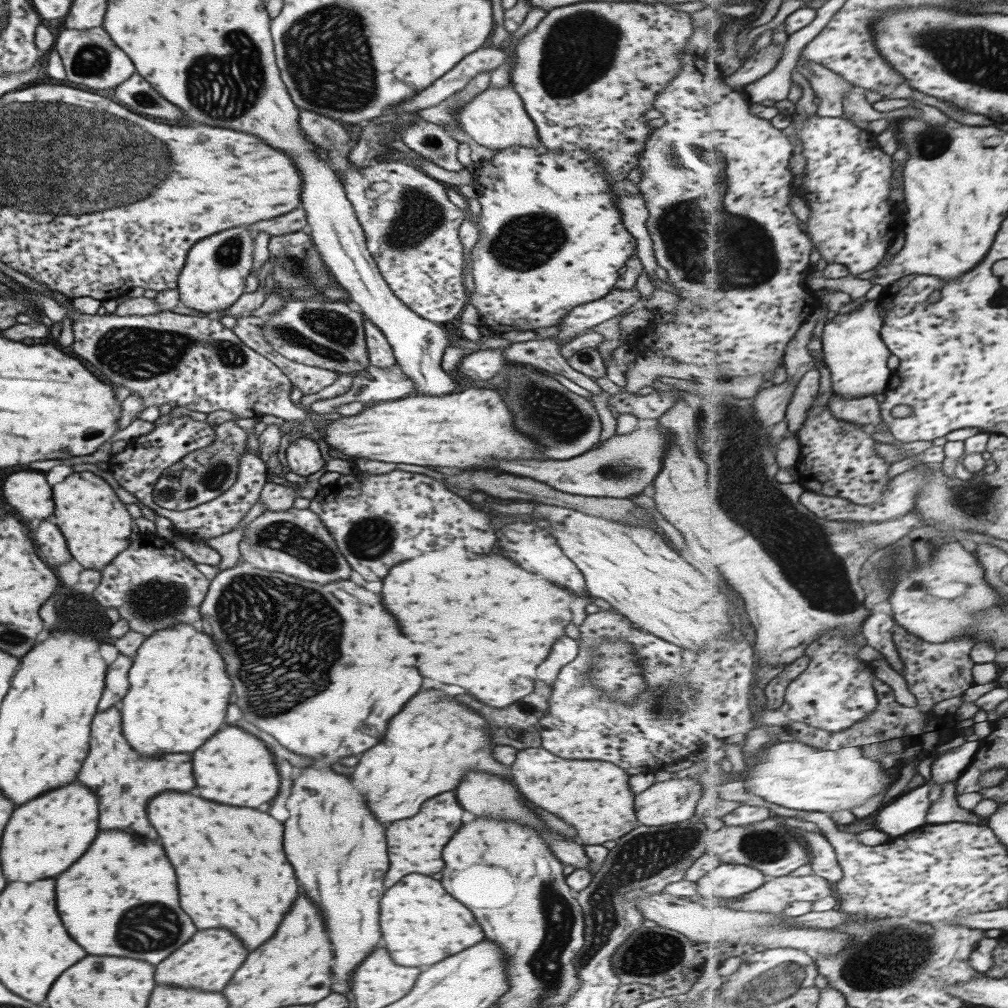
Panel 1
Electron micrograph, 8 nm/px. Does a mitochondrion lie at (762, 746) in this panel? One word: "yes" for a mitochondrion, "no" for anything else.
no

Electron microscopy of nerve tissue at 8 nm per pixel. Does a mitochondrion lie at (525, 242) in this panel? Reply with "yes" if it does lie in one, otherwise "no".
yes

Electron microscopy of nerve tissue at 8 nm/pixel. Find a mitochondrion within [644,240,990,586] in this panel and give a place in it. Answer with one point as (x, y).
(701, 421)

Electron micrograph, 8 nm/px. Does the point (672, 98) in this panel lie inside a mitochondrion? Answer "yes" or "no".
no

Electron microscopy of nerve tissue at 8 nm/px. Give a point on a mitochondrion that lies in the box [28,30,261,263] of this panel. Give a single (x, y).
(91, 61)

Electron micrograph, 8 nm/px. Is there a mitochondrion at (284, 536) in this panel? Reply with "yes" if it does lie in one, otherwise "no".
yes

